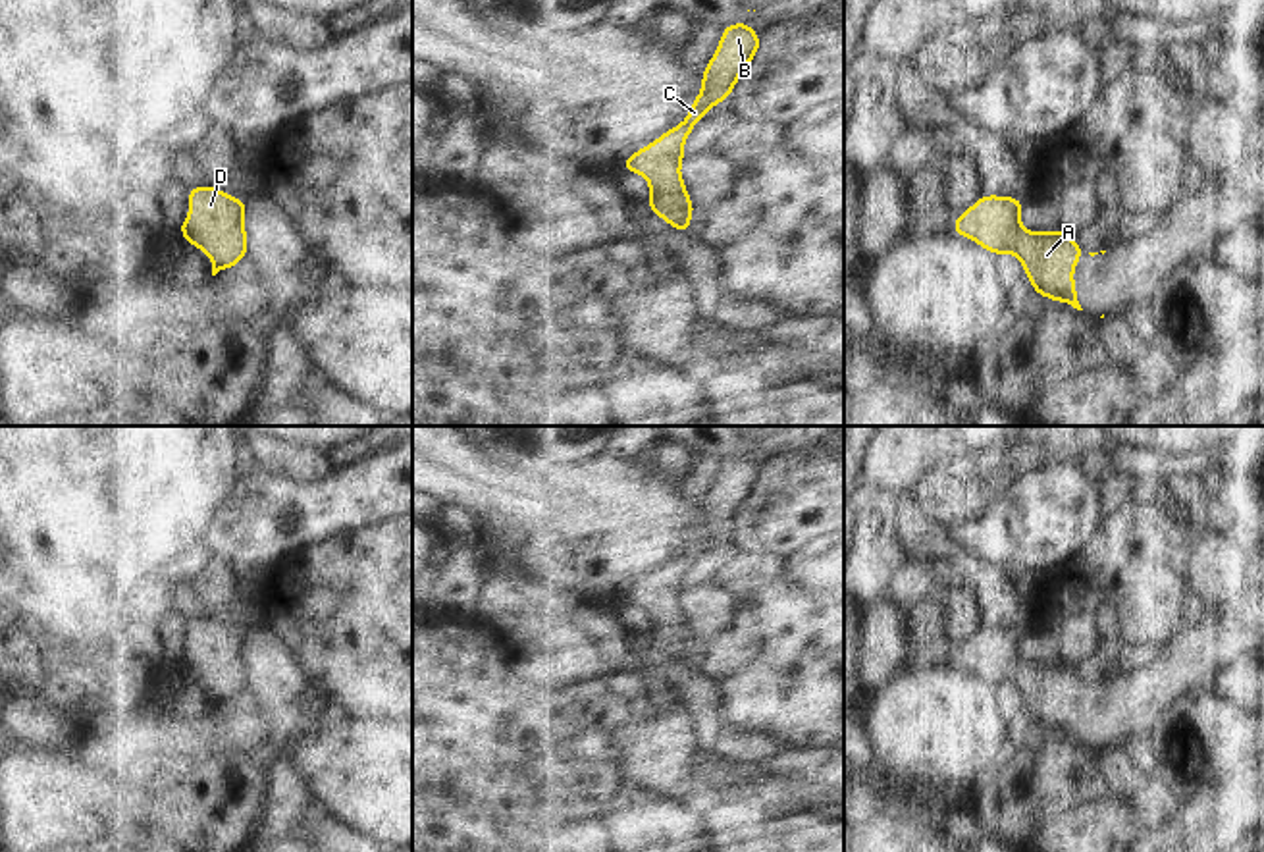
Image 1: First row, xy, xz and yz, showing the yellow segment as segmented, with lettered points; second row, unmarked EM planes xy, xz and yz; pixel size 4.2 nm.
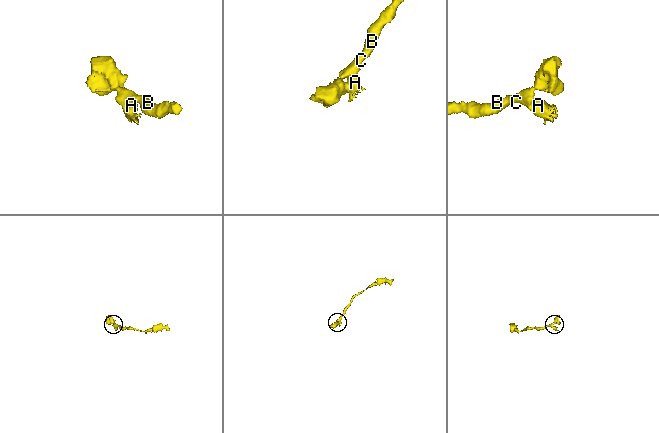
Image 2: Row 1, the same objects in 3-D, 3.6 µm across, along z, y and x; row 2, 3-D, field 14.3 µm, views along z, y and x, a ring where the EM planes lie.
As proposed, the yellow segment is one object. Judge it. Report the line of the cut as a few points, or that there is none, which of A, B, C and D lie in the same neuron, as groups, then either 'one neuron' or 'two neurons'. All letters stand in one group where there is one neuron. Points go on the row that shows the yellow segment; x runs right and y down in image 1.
no cut | A B C D | one neuron

